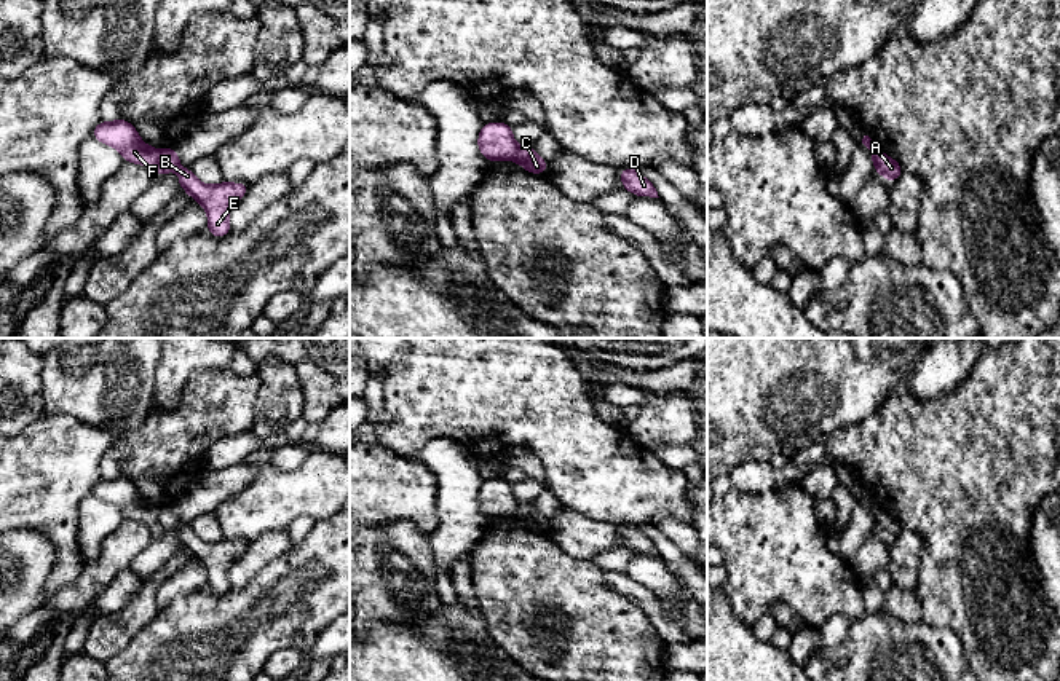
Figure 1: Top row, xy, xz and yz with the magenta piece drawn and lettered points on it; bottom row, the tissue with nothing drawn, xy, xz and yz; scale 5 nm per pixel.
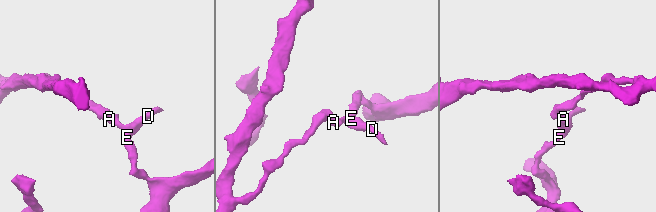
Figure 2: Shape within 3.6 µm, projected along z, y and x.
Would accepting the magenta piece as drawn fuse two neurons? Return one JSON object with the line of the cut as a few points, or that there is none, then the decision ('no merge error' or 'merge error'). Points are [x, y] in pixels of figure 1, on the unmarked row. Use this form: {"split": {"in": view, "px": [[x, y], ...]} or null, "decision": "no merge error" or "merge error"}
{"split": {"in": "xy", "px": [[162, 507], [157, 517], [157, 530]]}, "decision": "merge error"}

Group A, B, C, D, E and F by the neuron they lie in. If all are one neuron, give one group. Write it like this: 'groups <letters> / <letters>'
groups A B C D E / F

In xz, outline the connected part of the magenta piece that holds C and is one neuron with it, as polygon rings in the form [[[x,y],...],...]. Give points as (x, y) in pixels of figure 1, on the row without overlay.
[[[519,502],[512,518],[532,531],[546,531],[548,528],[548,520],[535,509],[533,504]]]

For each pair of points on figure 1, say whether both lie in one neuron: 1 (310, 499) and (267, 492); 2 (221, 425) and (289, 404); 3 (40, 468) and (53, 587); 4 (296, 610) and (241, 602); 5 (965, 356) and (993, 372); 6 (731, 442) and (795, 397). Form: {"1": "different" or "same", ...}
{"1": "same", "2": "different", "3": "same", "4": "same", "5": "different", "6": "same"}

